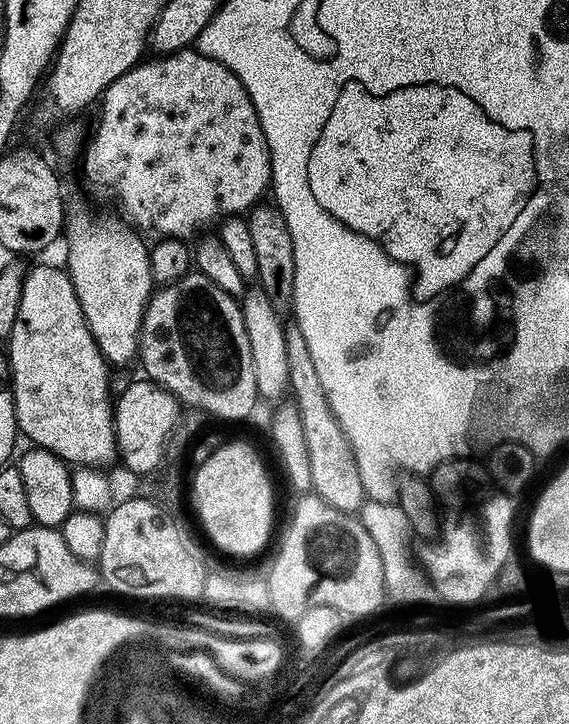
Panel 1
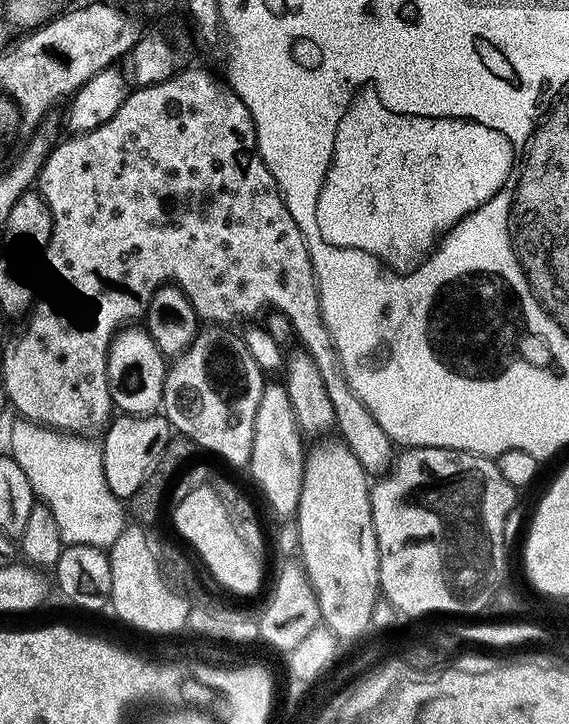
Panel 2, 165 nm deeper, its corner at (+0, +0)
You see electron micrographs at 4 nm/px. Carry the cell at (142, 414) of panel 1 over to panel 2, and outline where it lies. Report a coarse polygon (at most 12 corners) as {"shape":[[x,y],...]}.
{"shape":[[117,415],[102,436],[106,486],[122,502],[146,482],[174,429]]}

